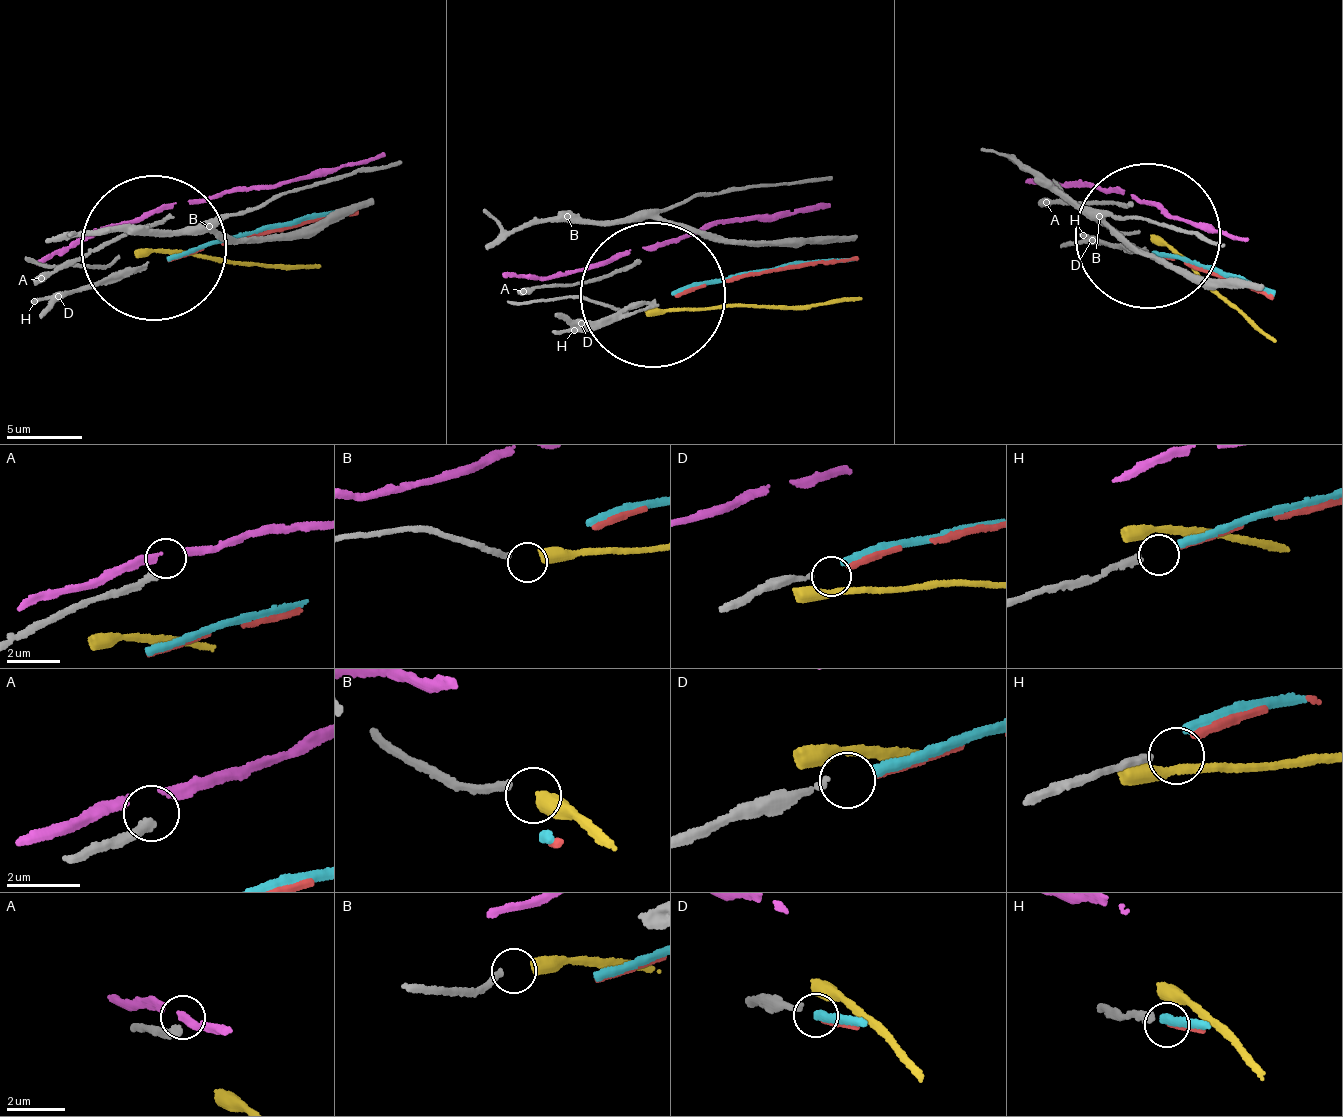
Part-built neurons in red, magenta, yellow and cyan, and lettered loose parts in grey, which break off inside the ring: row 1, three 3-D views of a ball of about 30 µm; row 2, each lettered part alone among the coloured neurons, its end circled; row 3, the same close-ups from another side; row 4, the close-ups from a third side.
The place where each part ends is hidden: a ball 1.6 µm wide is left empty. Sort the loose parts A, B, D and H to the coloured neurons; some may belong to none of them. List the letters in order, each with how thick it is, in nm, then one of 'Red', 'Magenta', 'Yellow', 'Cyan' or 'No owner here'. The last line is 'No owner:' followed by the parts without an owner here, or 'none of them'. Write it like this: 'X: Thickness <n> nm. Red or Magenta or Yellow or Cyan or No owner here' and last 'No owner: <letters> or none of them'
A: Thickness 280 nm. No owner here
B: Thickness 200 nm. Yellow
D: Thickness 160 nm. Cyan
H: Thickness 240 nm. Red
No owner: A

